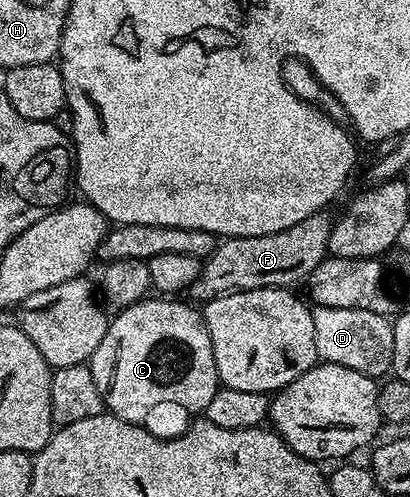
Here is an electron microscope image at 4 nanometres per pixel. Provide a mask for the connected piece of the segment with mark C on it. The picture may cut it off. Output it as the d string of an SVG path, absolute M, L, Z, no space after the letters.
M149 297L119 312L116 319L109 322L106 337L102 337L102 345L94 349L90 360L94 385L98 385L98 393L102 393L105 408L122 421L136 423L161 439L180 435L193 417L207 412L214 393L221 386L203 314L197 308L195 311L176 302L180 301L172 297Z

